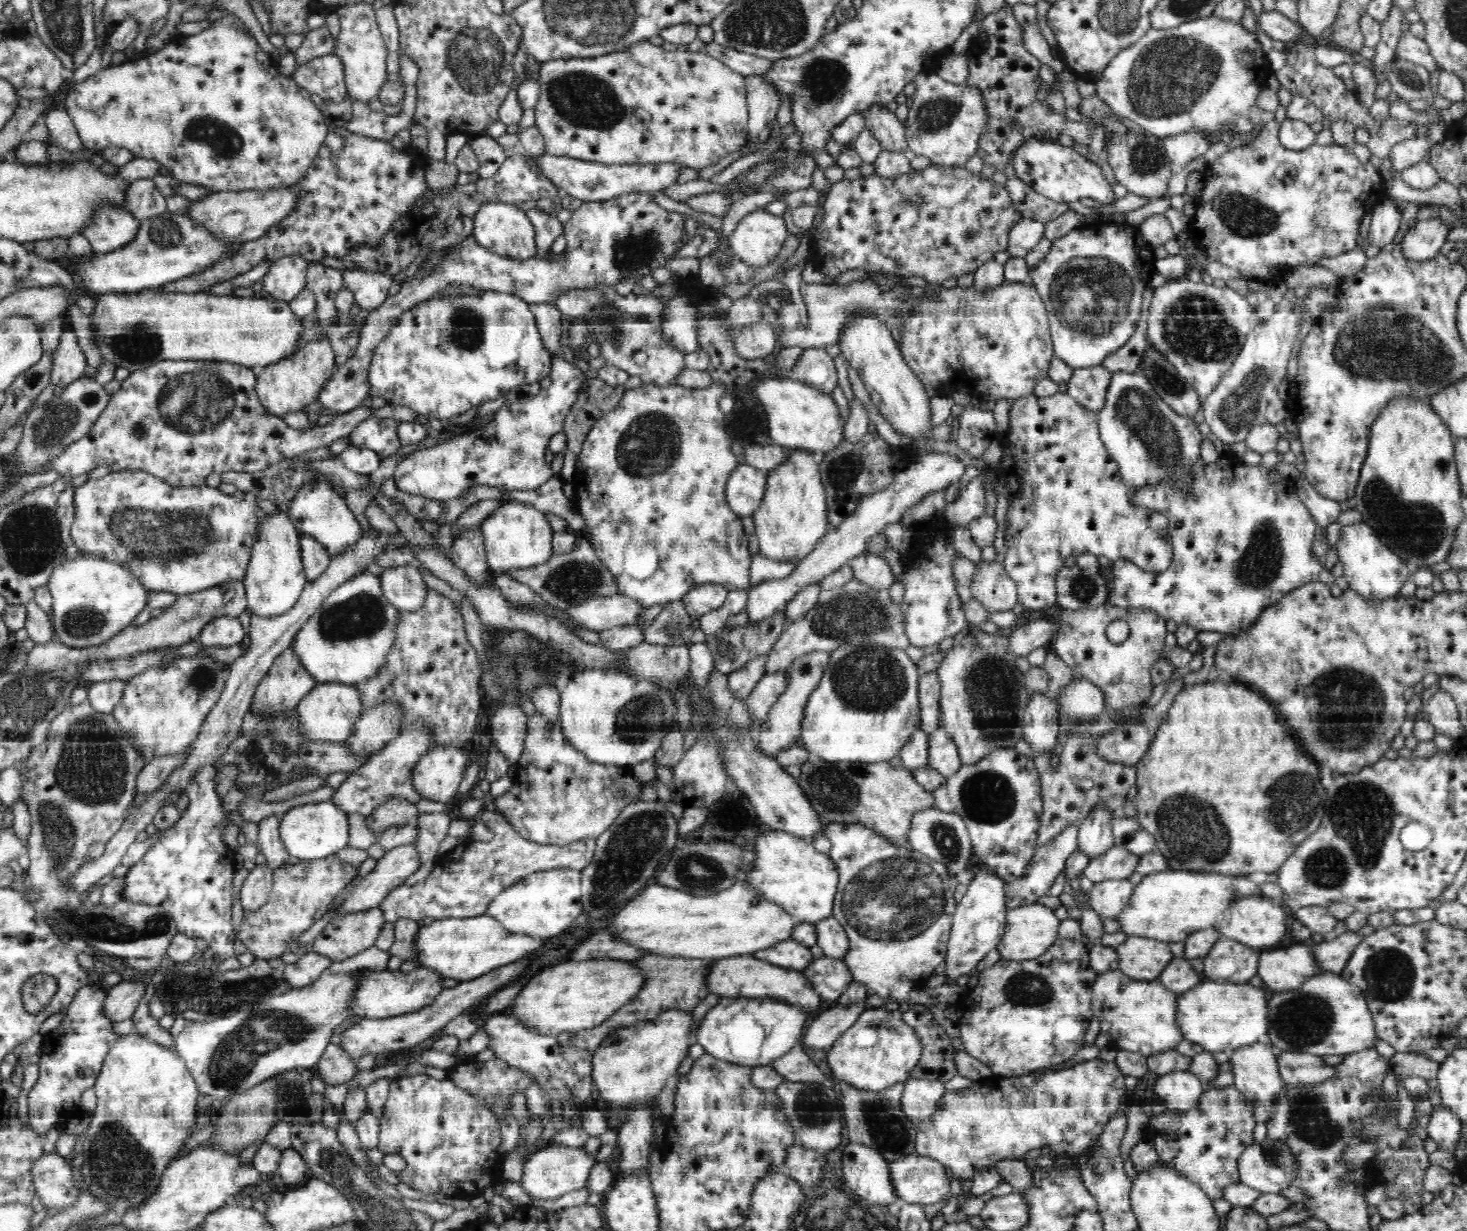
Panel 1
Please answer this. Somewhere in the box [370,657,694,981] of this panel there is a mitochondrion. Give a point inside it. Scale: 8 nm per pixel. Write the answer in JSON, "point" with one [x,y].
{"point":[639,840]}

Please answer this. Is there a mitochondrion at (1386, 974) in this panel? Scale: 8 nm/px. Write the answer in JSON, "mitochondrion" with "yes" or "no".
{"mitochondrion":"yes"}

